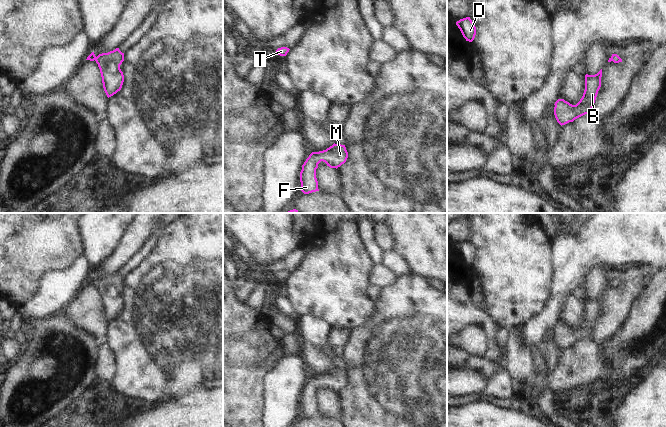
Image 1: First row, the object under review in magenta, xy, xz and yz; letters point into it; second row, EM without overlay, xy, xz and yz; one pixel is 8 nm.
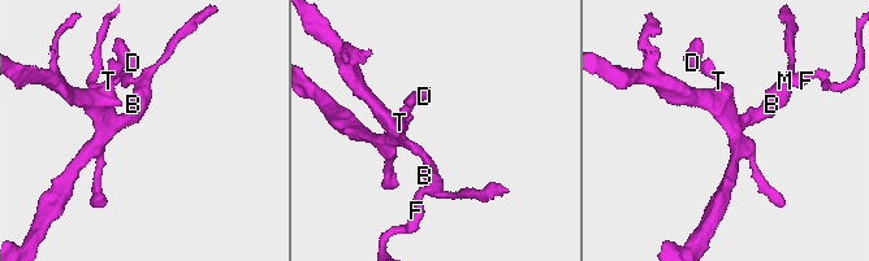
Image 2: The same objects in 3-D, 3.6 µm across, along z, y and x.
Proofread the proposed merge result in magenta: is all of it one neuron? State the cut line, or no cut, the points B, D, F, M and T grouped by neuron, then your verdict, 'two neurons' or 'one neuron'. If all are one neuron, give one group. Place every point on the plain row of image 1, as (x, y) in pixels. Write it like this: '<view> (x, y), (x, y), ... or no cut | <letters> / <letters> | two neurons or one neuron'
no cut | B D F M T | one neuron

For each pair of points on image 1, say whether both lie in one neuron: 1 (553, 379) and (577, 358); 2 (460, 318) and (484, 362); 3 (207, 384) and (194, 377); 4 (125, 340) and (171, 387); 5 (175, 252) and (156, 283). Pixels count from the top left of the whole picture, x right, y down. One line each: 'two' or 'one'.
1: one
2: one
3: one
4: one
5: one

